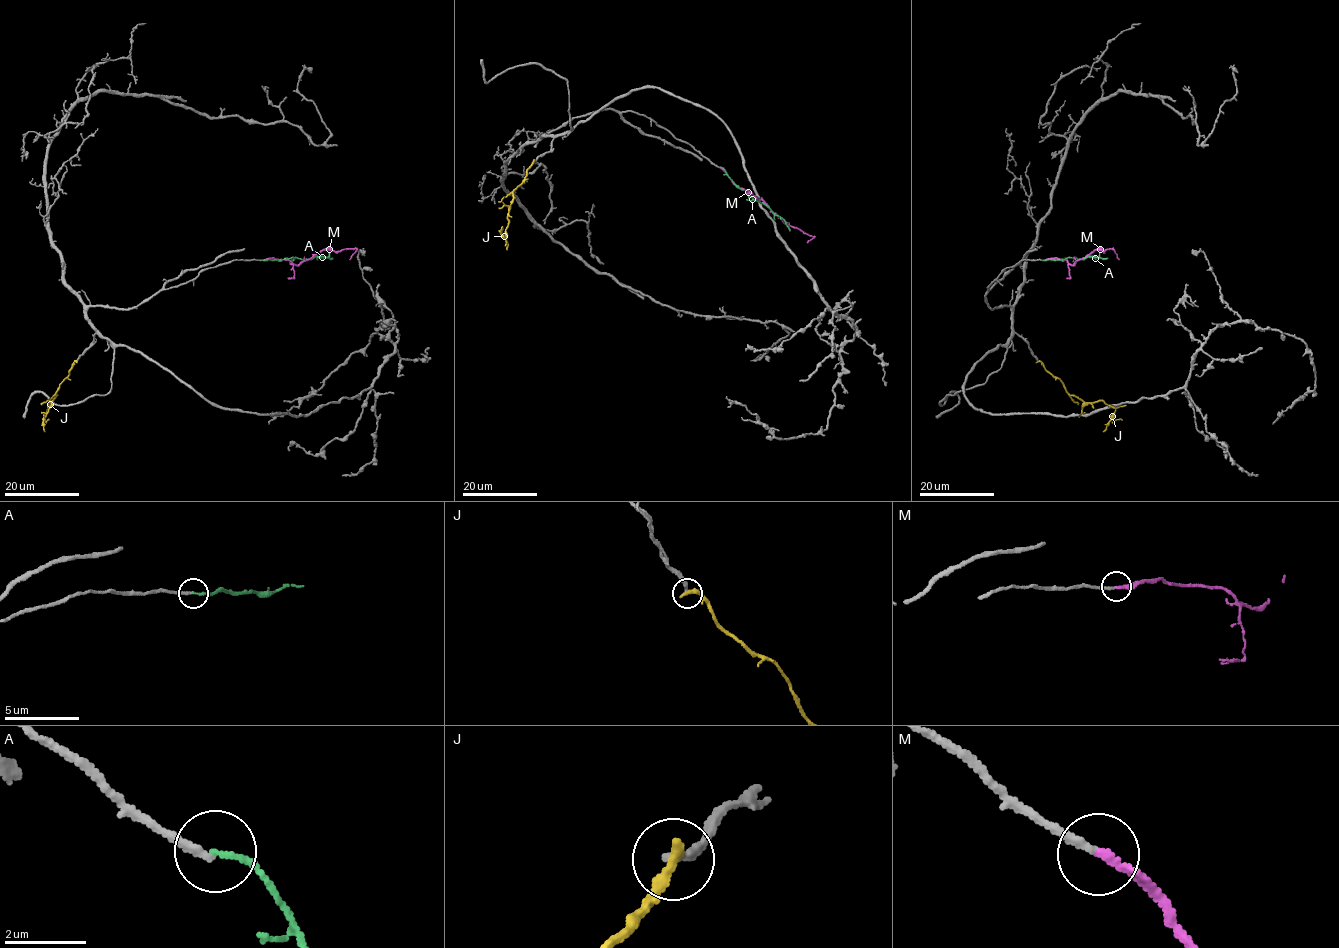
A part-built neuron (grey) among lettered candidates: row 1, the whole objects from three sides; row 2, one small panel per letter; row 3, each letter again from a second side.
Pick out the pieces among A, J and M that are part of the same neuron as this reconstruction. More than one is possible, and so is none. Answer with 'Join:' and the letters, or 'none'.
Join: M

